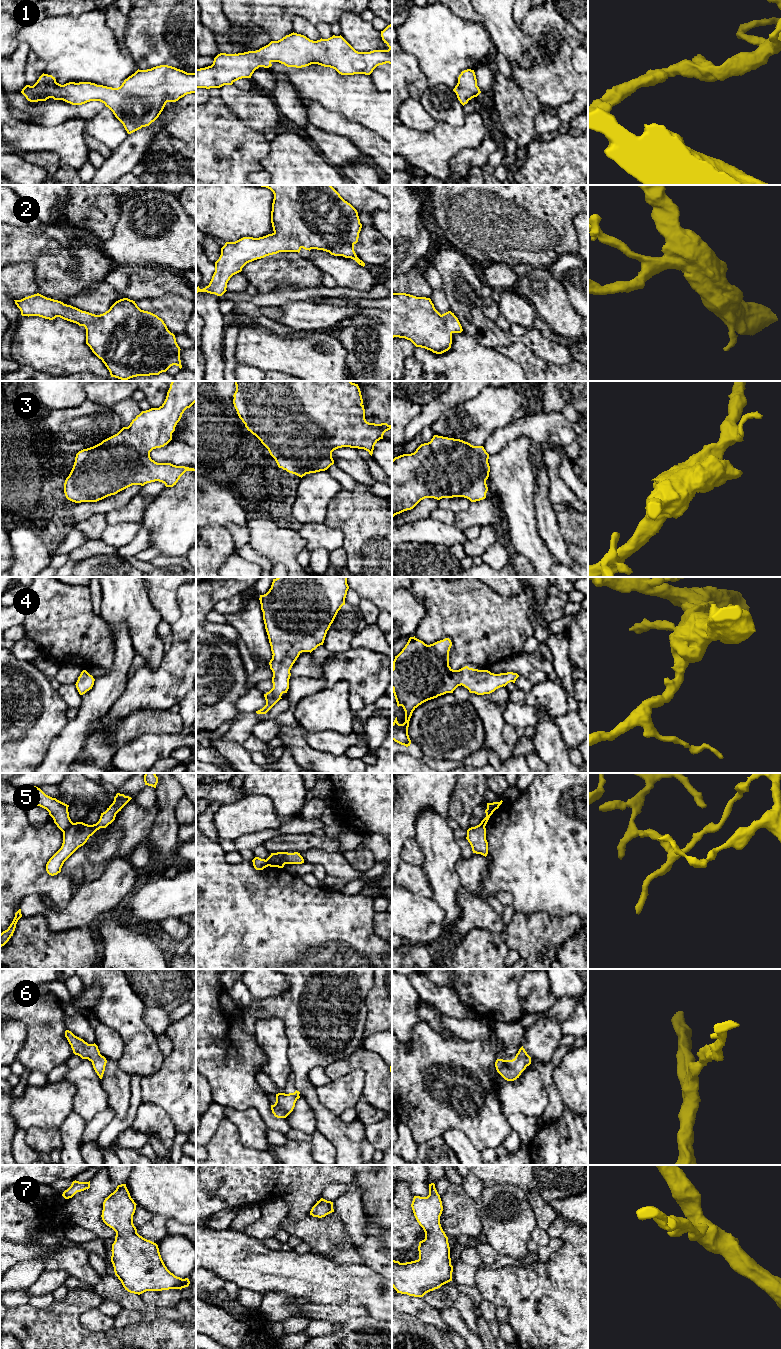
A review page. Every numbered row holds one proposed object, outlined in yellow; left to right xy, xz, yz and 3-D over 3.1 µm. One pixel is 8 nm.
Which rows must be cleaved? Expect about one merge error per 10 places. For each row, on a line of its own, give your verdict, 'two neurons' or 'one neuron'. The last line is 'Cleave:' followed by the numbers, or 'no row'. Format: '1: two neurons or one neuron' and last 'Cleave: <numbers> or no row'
1: one neuron
2: one neuron
3: one neuron
4: one neuron
5: two neurons
6: one neuron
7: one neuron
Cleave: 5

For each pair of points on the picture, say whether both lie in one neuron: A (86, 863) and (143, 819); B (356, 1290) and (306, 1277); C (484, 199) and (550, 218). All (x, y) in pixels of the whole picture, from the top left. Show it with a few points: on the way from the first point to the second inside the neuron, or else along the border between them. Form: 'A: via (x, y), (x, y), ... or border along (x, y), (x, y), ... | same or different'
A: via (92, 847), (98, 844), (116, 826), (126, 823) | same
B: via (344, 1284), (328, 1283), (318, 1278) | same
C: via (500, 199), (530, 202), (534, 206) | same

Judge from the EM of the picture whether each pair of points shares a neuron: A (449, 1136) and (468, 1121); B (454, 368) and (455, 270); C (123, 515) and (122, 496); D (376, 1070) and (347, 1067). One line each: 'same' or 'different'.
A: different
B: different
C: different
D: same

